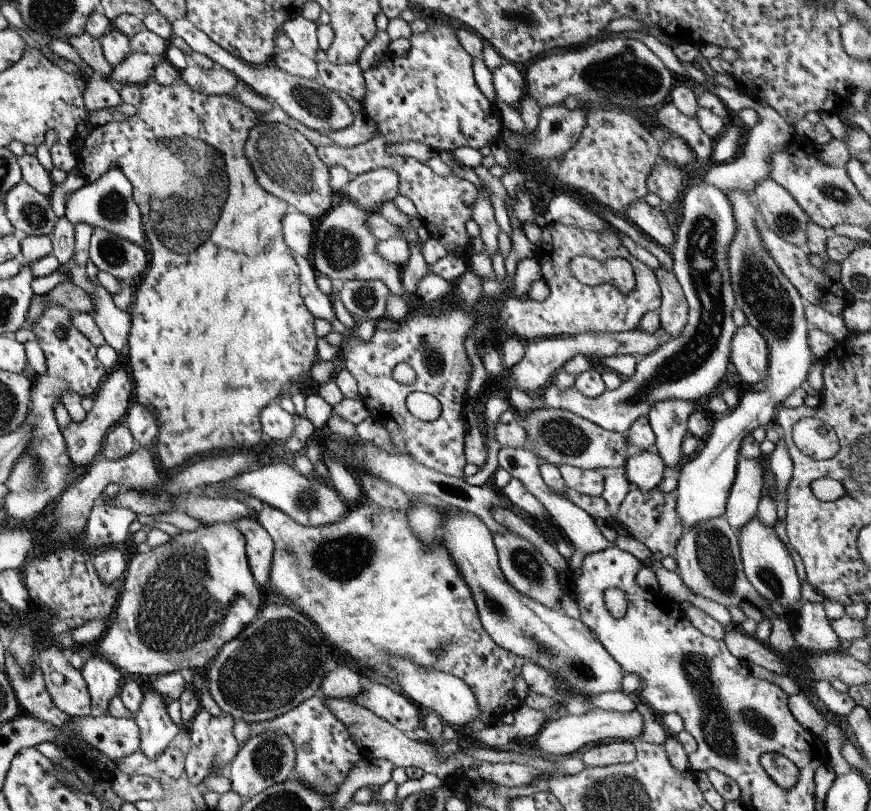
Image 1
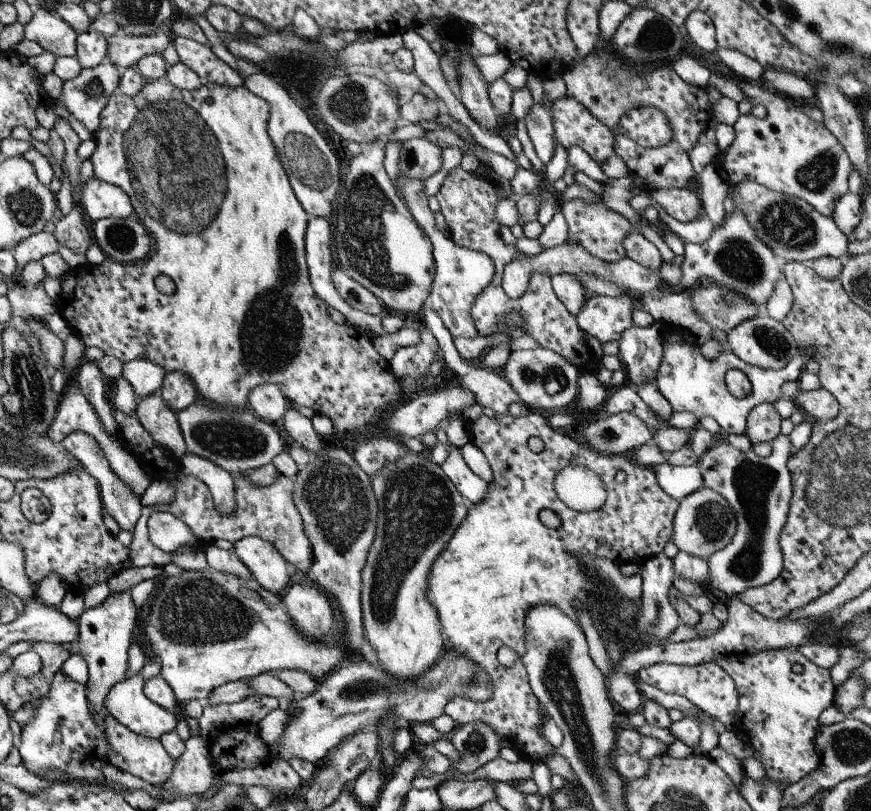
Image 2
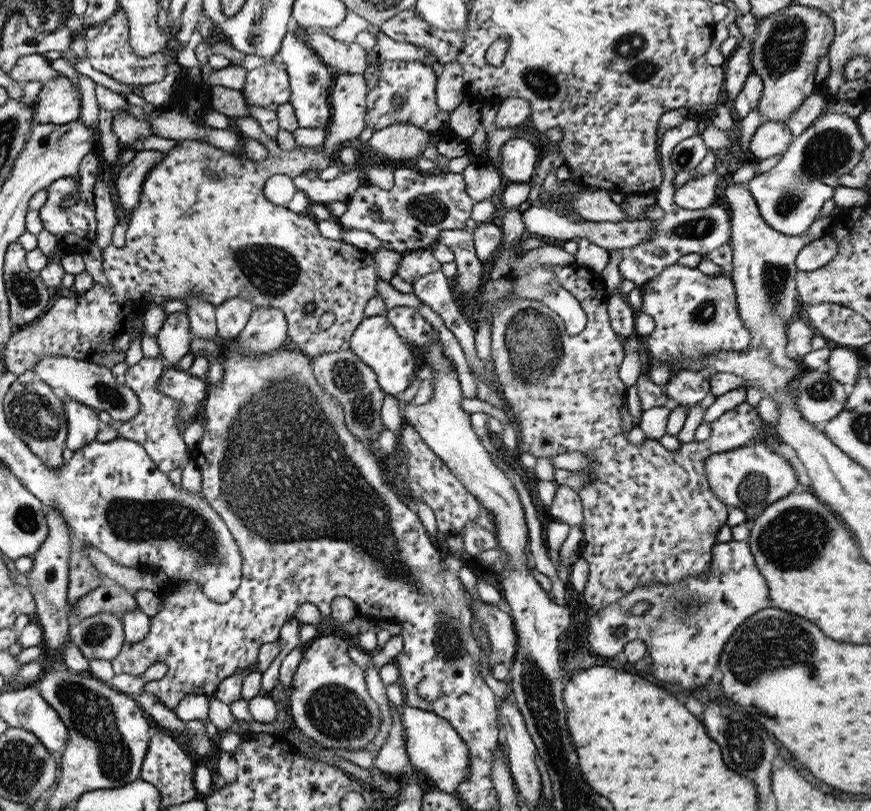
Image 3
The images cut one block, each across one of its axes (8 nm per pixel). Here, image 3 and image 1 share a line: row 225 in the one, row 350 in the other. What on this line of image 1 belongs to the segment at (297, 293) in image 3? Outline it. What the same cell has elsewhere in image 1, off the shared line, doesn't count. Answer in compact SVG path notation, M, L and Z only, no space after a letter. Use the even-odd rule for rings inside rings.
M153 80L147 81L144 85L139 86L140 89L140 97L141 100L139 104L137 104L137 112L133 114L133 116L129 116L120 122L109 122L103 125L96 125L93 127L87 134L87 137L83 139L83 146L80 148L79 153L76 154L75 158L78 162L78 170L81 174L81 177L85 180L86 183L91 183L92 181L100 178L107 170L110 170L114 165L116 168L129 180L129 183L132 187L132 198L134 199L135 204L137 204L137 208L139 209L139 214L141 215L141 224L143 227L143 234L146 240L146 251L149 262L149 268L147 268L147 272L145 272L145 276L141 276L137 284L134 286L135 296L131 296L131 302L129 304L128 316L130 317L130 330L128 331L128 338L126 345L127 352L129 353L129 366L131 366L130 377L132 378L133 384L133 401L136 404L141 404L141 406L145 406L153 416L155 416L155 422L157 424L157 436L154 441L157 442L155 446L155 454L157 454L157 460L161 463L161 466L165 468L179 468L181 464L185 464L187 460L193 460L193 458L203 458L205 454L211 454L211 452L227 452L227 450L241 450L241 448L253 448L259 440L265 439L263 432L261 430L261 425L259 422L259 412L263 406L267 406L267 404L277 400L279 396L281 396L280 390L283 388L285 383L297 383L300 380L301 376L308 376L309 370L311 366L315 364L317 360L317 350L315 349L315 340L321 334L321 332L317 331L315 328L315 319L314 317L307 311L305 305L303 305L303 301L301 301L301 296L298 293L298 273L299 270L295 261L289 255L289 250L287 246L285 246L283 236L282 236L282 226L281 226L281 218L285 216L285 212L287 212L288 204L283 202L283 200L279 200L276 196L265 192L261 186L259 186L259 182L255 182L255 174L251 172L251 166L249 166L249 162L247 162L247 158L245 158L245 154L243 154L243 144L248 137L249 129L258 122L257 117L263 113L255 112L239 102L235 102L232 95L217 95L217 96L207 96L194 90L191 90L183 81L179 80L176 83L171 83L170 85L160 85L157 84Z

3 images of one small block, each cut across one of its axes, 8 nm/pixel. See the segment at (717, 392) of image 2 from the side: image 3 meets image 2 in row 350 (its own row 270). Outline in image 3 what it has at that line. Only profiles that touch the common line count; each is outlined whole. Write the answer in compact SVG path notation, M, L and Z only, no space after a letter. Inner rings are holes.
M830 234L809 241L796 254L794 265L797 271L811 272L821 268L836 253L836 242ZM672 262L639 289L641 294L639 311L650 316L654 322L654 329L650 334L639 340L645 344L650 359L667 362L668 365L682 364L684 366L682 370L698 371L704 368L700 366L701 360L705 360L709 353L722 350L726 355L729 351L741 351L751 340L748 328L743 326L738 315L735 289L729 270L709 276L697 270L697 267L687 268Z

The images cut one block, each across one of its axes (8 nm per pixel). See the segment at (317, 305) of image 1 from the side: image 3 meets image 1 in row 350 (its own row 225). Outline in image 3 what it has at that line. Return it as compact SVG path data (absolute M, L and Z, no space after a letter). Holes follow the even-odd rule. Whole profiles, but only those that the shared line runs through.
M399 167L394 171L393 186L384 191L365 181L347 201L345 213L335 222L342 230L365 230L380 240L385 250L405 252L433 247L441 230L457 230L470 219L475 202L465 192L464 180L459 173L420 173L417 169Z

